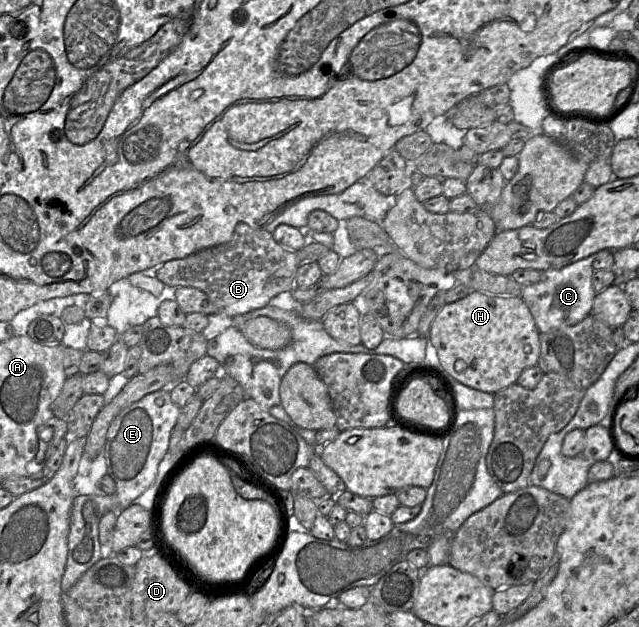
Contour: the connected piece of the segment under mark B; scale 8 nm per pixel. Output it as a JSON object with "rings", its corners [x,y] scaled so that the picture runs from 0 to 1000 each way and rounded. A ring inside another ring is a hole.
{"rings":[[[374,356],[355,388],[263,416],[247,427],[244,443],[271,459],[308,459],[329,475],[335,501],[368,506],[415,490],[435,469],[457,464],[469,421],[463,400],[443,394],[424,372]]]}

